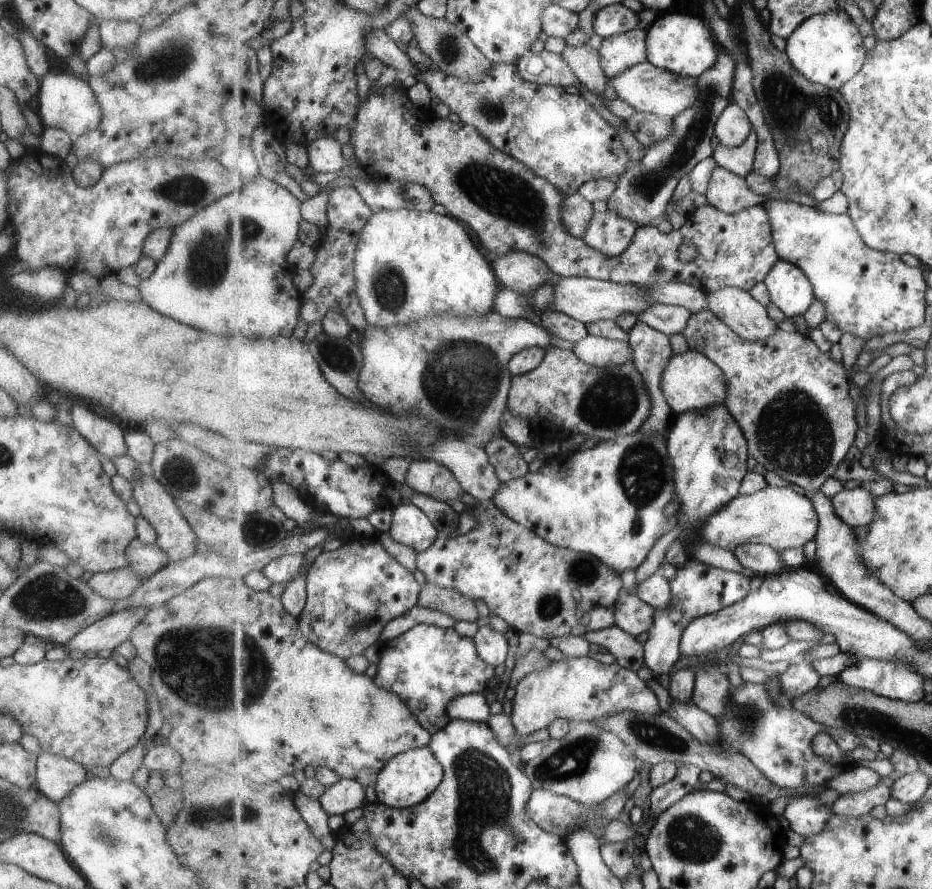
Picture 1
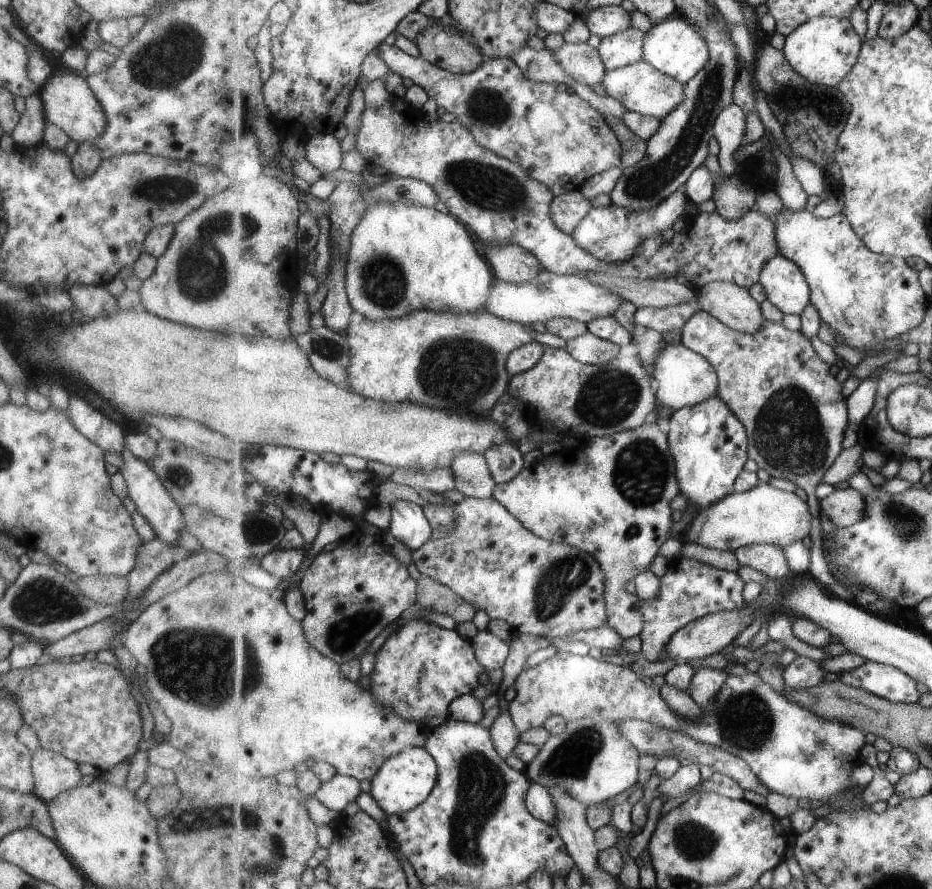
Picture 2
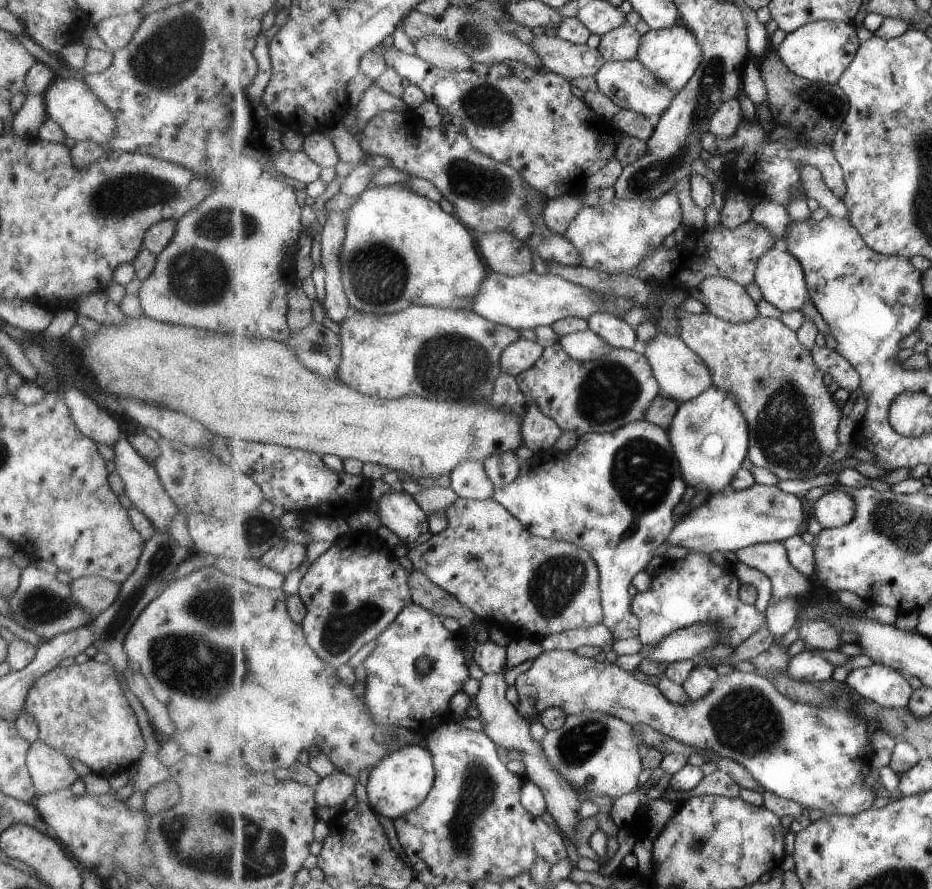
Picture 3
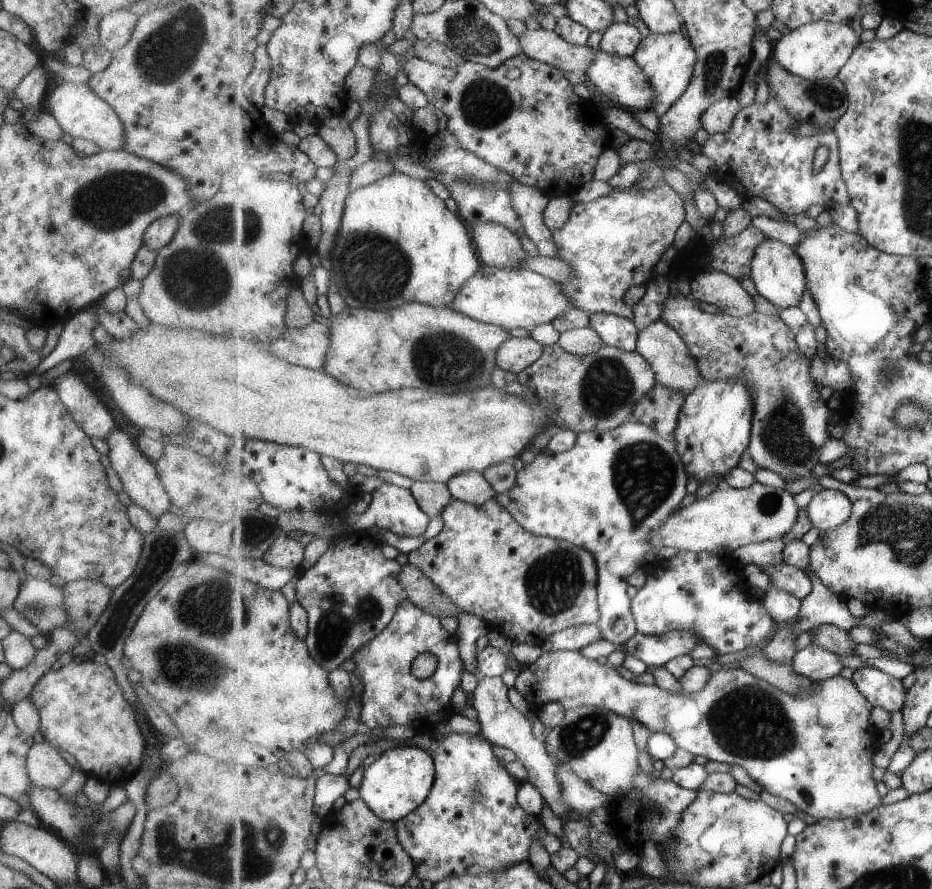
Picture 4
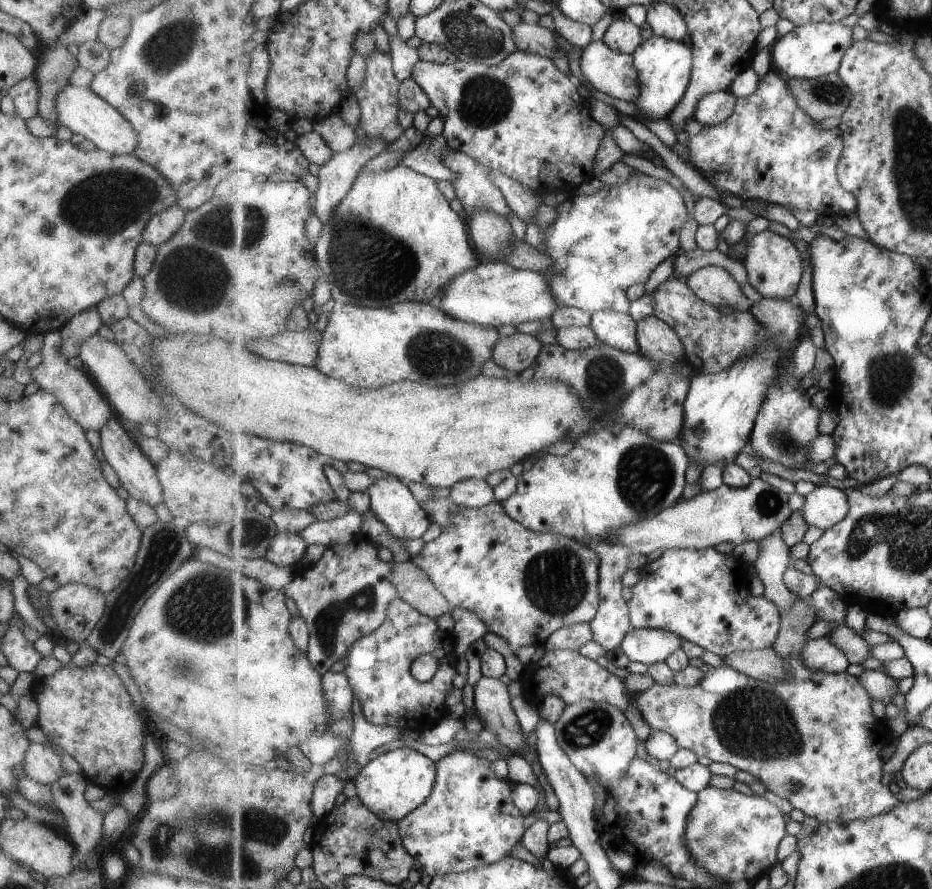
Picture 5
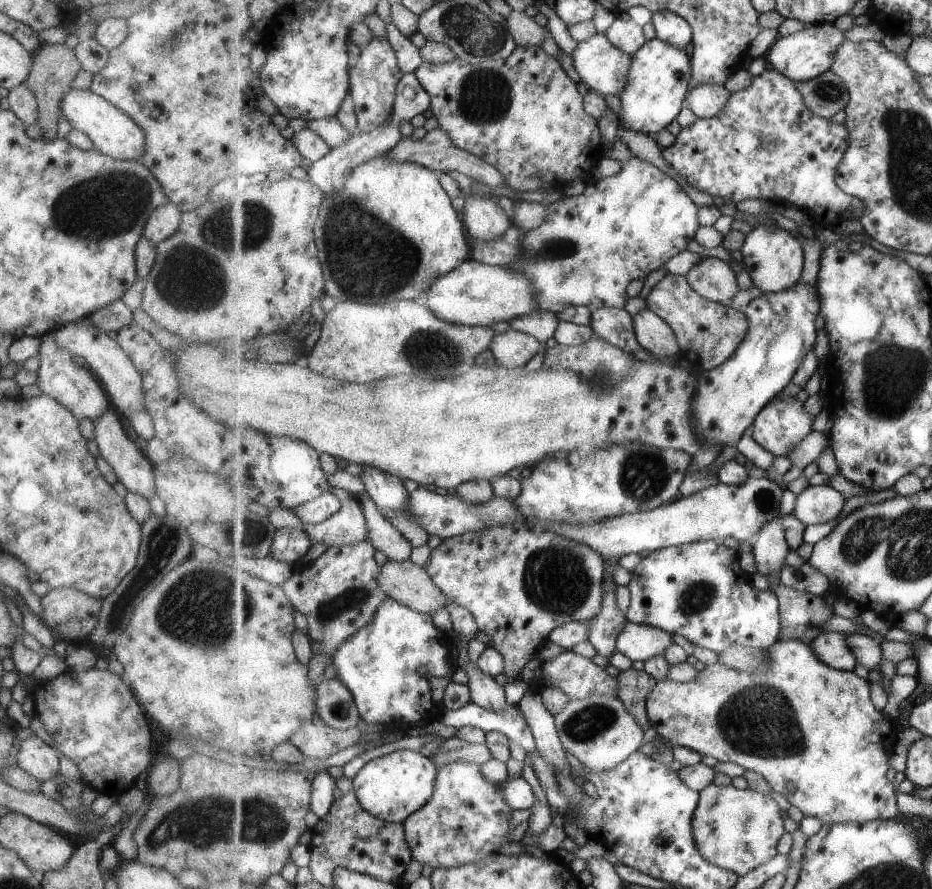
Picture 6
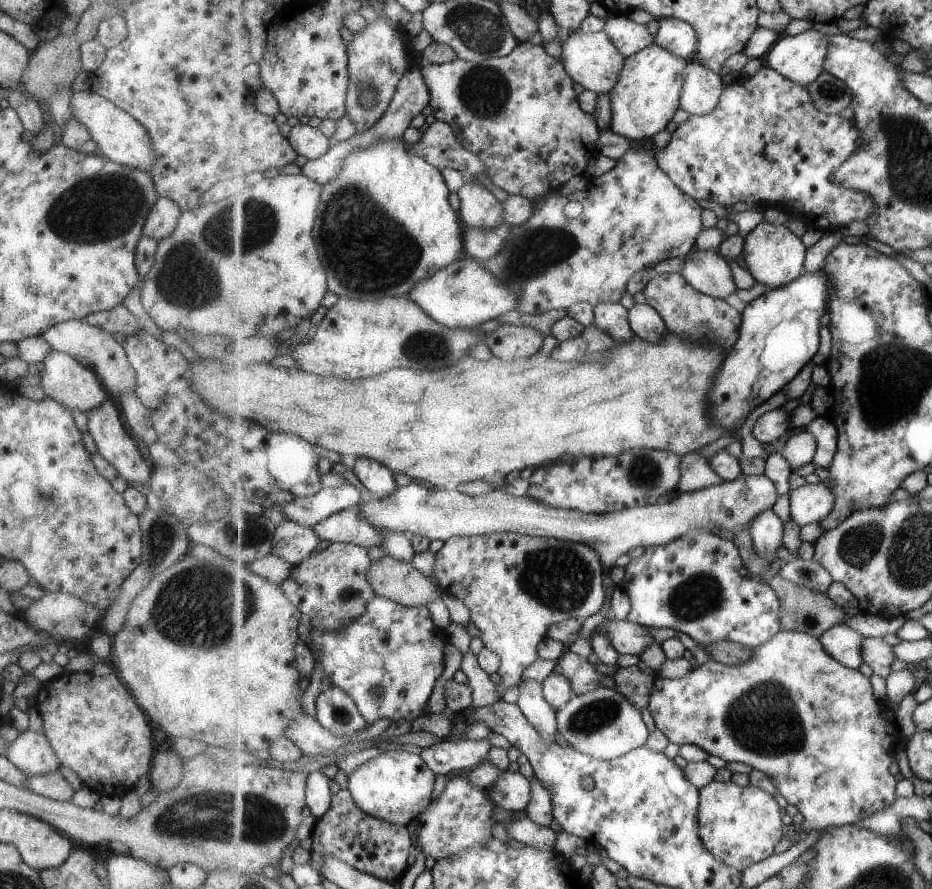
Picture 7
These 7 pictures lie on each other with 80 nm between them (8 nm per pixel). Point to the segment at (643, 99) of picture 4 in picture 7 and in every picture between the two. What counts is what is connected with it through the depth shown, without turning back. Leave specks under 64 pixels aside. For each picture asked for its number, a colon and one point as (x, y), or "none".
5: (613, 73)
6: (602, 67)
7: (592, 59)

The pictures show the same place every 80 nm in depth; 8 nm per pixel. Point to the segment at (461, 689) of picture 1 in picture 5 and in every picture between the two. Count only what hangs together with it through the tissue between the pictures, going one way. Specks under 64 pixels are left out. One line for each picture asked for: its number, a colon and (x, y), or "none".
2: (422, 668)
3: (397, 694)
4: (391, 695)
5: (379, 665)

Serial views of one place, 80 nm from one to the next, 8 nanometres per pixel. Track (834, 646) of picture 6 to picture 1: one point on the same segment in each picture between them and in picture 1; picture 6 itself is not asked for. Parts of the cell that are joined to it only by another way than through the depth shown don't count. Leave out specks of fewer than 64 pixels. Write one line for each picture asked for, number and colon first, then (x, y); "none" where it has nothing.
1: (801, 677)
2: (803, 672)
3: (811, 666)
4: (819, 664)
5: (820, 655)

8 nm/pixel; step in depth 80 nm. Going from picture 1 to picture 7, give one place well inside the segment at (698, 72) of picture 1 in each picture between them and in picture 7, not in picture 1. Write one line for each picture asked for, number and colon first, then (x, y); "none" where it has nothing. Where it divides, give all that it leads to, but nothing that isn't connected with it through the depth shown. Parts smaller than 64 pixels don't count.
2: (676, 46)
3: (674, 53)
4: (670, 59)
5: (665, 65)
6: (659, 80)
7: (647, 96)

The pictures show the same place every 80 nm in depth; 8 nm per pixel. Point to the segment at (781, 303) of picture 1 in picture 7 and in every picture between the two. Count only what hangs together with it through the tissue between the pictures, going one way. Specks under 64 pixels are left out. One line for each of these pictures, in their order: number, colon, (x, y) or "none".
2: (787, 287)
3: (781, 278)
4: (778, 272)
5: (775, 268)
6: (773, 258)
7: (775, 256)

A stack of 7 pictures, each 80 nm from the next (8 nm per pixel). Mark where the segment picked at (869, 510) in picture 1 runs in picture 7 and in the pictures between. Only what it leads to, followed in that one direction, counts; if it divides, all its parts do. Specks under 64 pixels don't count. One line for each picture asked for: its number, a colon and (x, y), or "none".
2: (845, 507)
3: (837, 508)
4: (831, 507)
5: (825, 506)
6: (816, 504)
7: (810, 503)

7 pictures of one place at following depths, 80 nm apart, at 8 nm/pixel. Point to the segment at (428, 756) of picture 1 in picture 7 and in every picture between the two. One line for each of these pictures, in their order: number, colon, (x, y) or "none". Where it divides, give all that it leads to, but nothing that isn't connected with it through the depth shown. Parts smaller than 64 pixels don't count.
2: (406, 780)
3: (402, 781)
4: (398, 781)
5: (393, 784)
6: (394, 786)
7: (397, 786)

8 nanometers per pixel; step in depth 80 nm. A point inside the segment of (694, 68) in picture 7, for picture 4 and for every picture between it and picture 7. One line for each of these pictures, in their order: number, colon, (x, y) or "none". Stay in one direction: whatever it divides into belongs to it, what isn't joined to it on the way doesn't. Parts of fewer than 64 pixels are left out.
4: (719, 118)
5: (714, 108)
6: (706, 101)

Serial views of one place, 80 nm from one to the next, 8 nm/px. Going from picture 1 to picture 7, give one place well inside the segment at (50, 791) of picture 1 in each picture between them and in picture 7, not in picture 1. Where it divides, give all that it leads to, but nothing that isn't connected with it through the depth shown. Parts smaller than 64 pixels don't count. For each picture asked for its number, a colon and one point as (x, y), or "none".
2: (53, 773)
3: (50, 771)
4: (47, 768)
5: (41, 764)
6: (36, 757)
7: (30, 752)

